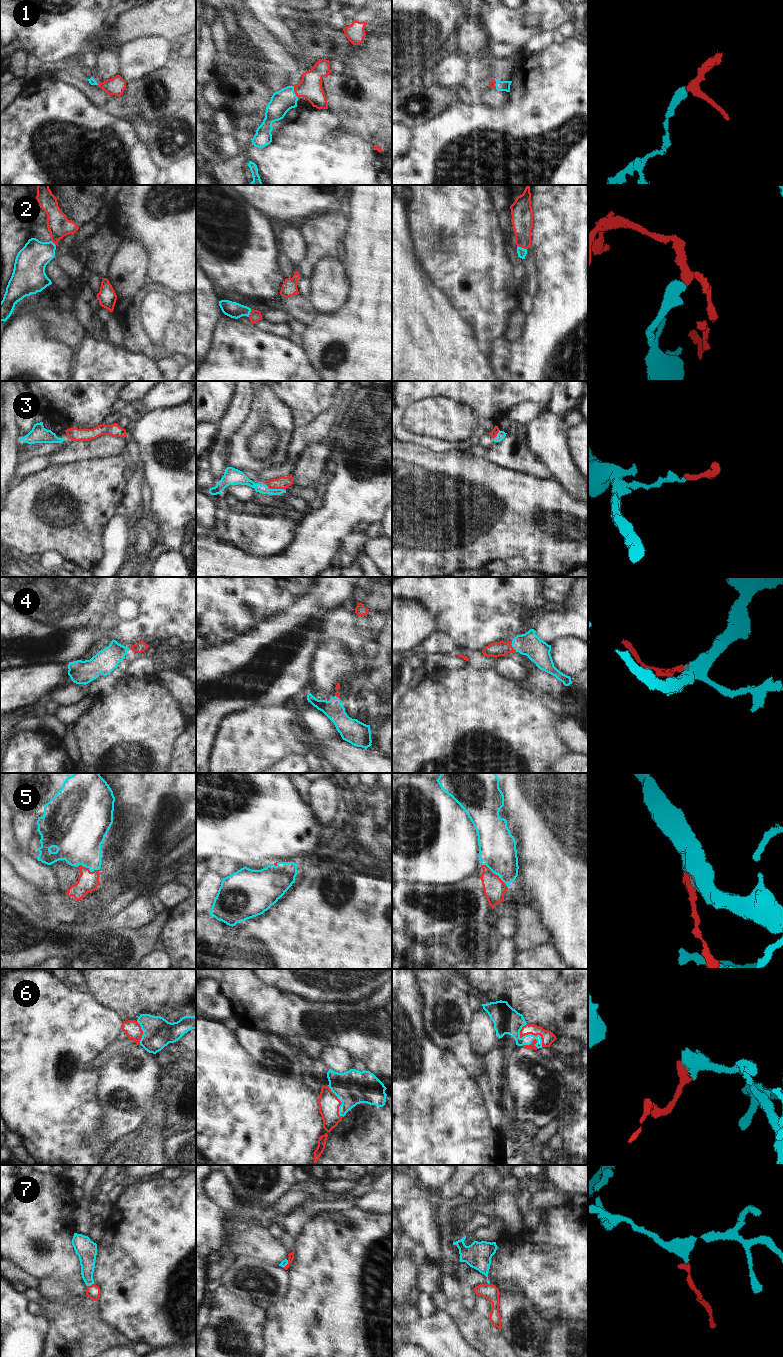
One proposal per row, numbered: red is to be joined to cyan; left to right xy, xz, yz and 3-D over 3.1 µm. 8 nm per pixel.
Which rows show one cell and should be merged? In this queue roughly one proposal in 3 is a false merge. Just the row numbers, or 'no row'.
1, 2, 4, 6, 7

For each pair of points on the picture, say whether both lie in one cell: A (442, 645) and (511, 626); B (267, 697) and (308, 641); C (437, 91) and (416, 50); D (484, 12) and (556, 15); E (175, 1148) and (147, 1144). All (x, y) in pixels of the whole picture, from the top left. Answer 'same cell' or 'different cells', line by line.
A: different cells
B: same cell
C: different cells
D: same cell
E: different cells

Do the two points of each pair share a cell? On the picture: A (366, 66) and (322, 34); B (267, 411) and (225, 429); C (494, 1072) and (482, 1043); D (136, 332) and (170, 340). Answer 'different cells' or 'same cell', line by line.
A: different cells
B: different cells
C: different cells
D: same cell

